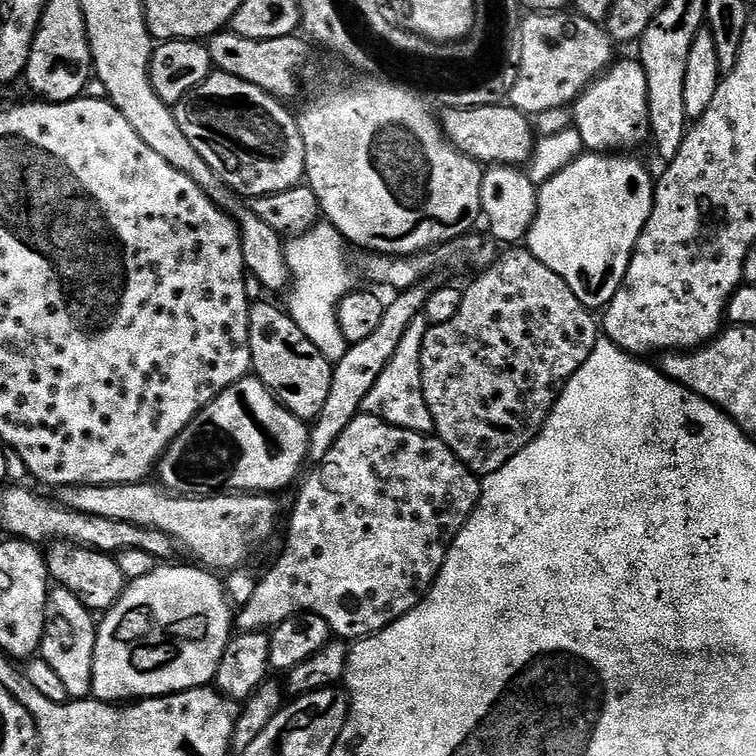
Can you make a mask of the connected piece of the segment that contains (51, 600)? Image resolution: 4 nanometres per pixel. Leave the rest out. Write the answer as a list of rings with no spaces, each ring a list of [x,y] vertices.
[[[59,586],[49,591],[40,654],[54,668],[72,698],[92,696],[93,656],[97,634],[97,625],[95,619],[92,619],[91,611],[72,591]]]

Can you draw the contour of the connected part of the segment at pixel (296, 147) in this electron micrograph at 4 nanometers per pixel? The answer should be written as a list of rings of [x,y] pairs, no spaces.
[[[218,71],[174,105],[176,121],[190,138],[190,146],[206,158],[233,193],[251,198],[299,188],[305,179],[306,142],[302,142],[297,117],[284,108],[266,90]]]

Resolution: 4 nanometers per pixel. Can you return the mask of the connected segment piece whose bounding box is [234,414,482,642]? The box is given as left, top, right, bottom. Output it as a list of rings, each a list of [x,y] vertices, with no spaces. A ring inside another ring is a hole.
[[[361,414],[342,430],[338,442],[315,465],[316,468],[308,476],[308,481],[300,488],[300,497],[296,500],[296,505],[292,508],[292,525],[288,528],[288,541],[284,544],[284,553],[272,564],[272,569],[265,576],[261,575],[256,582],[254,595],[250,602],[246,602],[235,613],[234,624],[240,632],[262,632],[271,630],[276,625],[286,622],[286,618],[295,616],[297,612],[313,612],[318,614],[327,622],[329,629],[337,637],[348,642],[355,642],[364,639],[365,636],[372,636],[375,632],[381,632],[386,626],[390,626],[398,618],[402,618],[432,588],[432,583],[436,581],[436,576],[440,572],[442,562],[446,558],[448,548],[452,545],[452,540],[460,533],[460,527],[468,521],[468,516],[476,509],[476,504],[480,501],[481,477],[477,473],[471,472],[458,457],[440,441],[435,434],[425,434],[399,428],[393,424],[387,424],[384,420],[379,420],[377,416]]]

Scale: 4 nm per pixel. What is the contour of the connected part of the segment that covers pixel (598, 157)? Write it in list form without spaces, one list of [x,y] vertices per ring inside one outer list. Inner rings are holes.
[[[588,152],[562,174],[539,185],[536,216],[528,227],[526,247],[574,290],[589,310],[603,310],[618,294],[638,238],[652,213],[654,176],[632,154]]]

